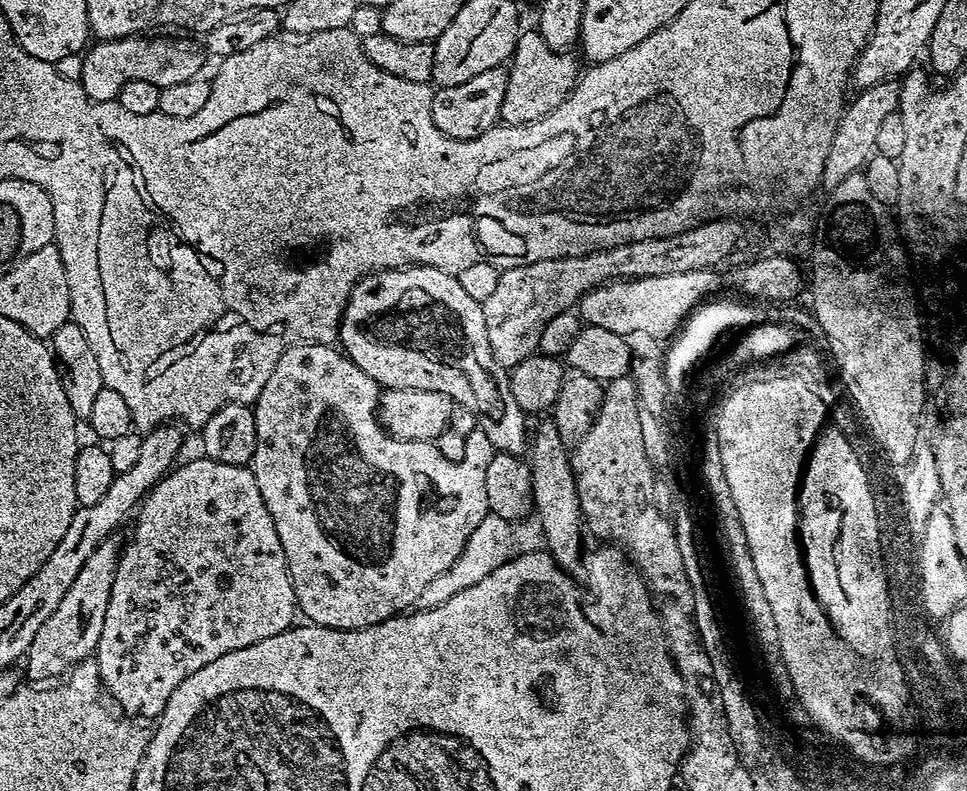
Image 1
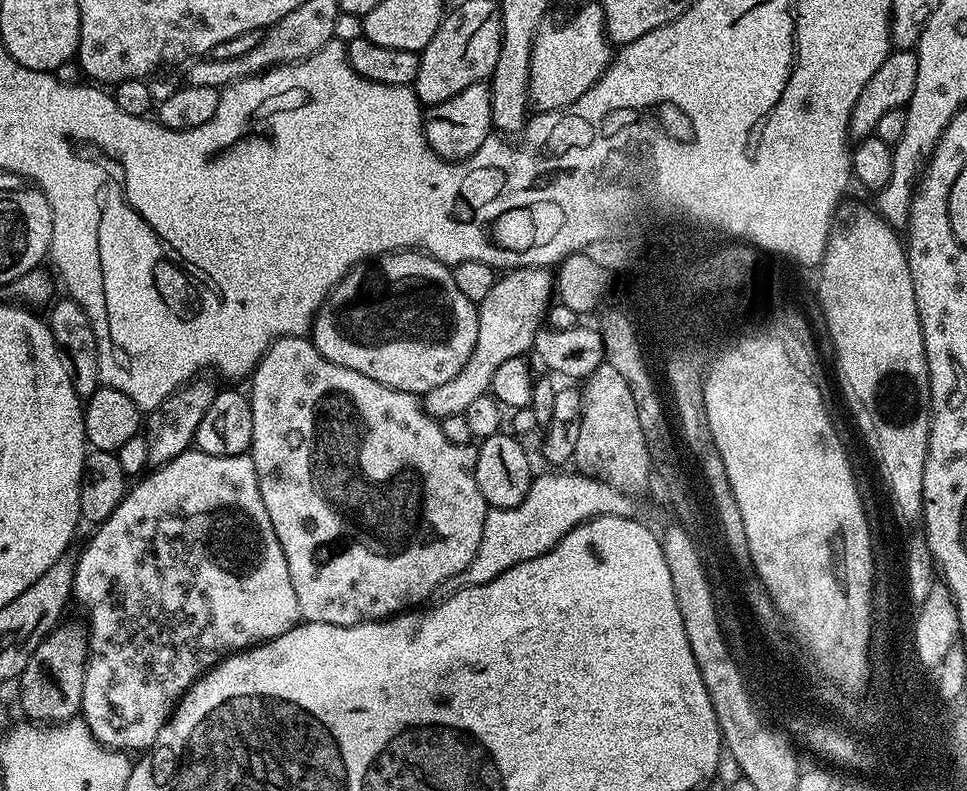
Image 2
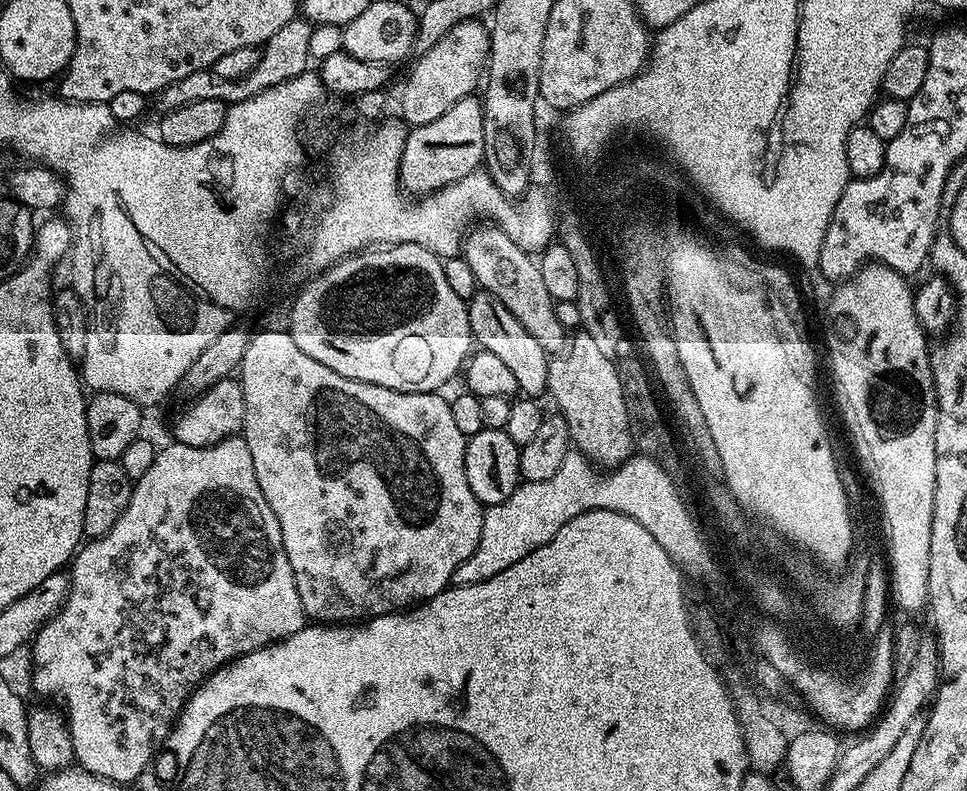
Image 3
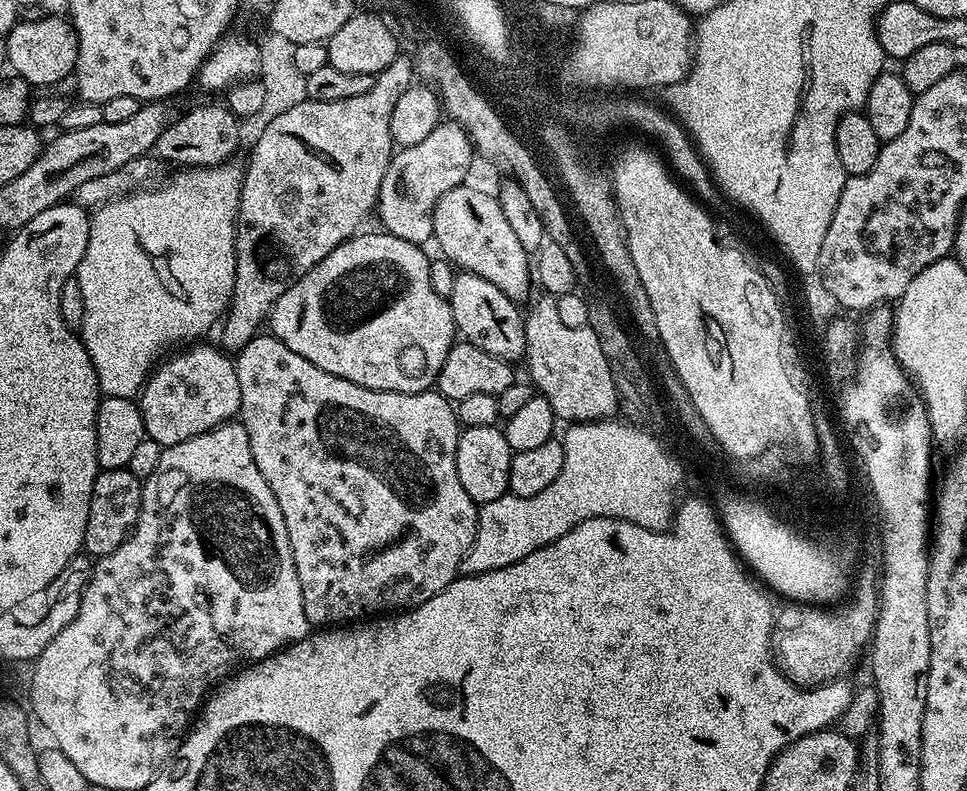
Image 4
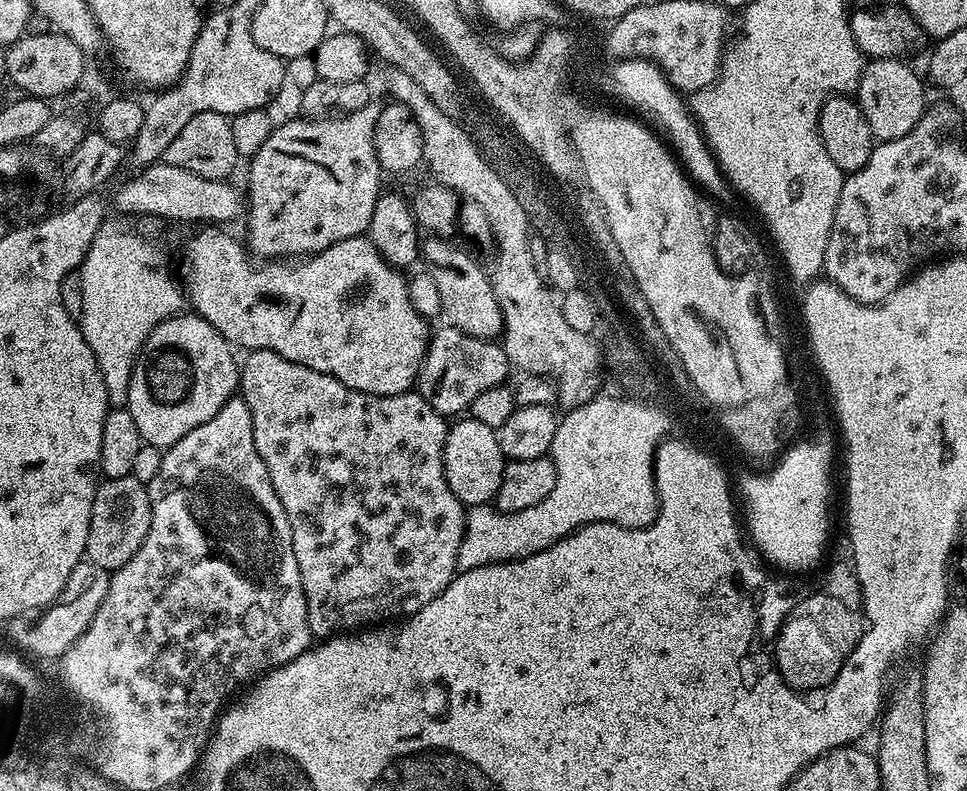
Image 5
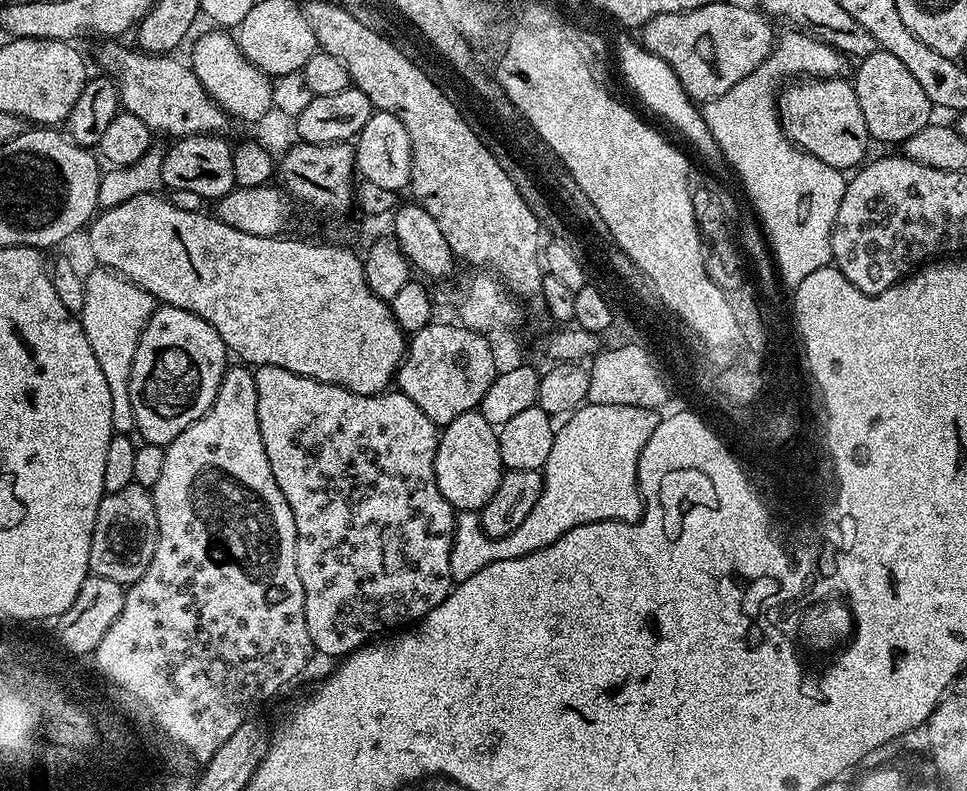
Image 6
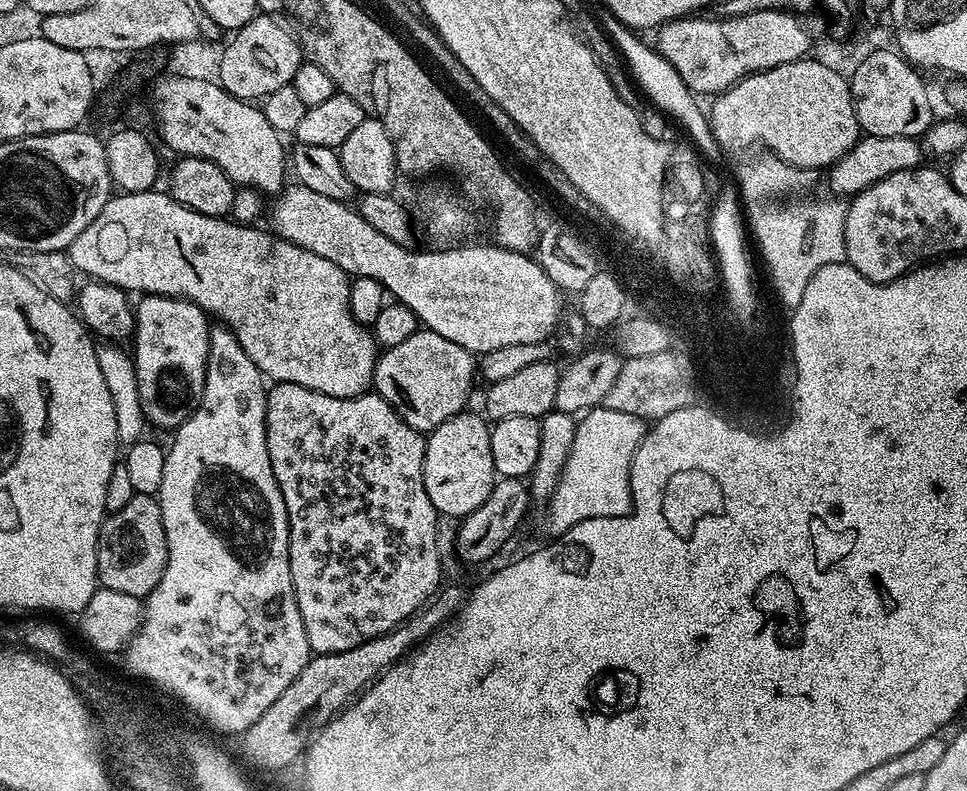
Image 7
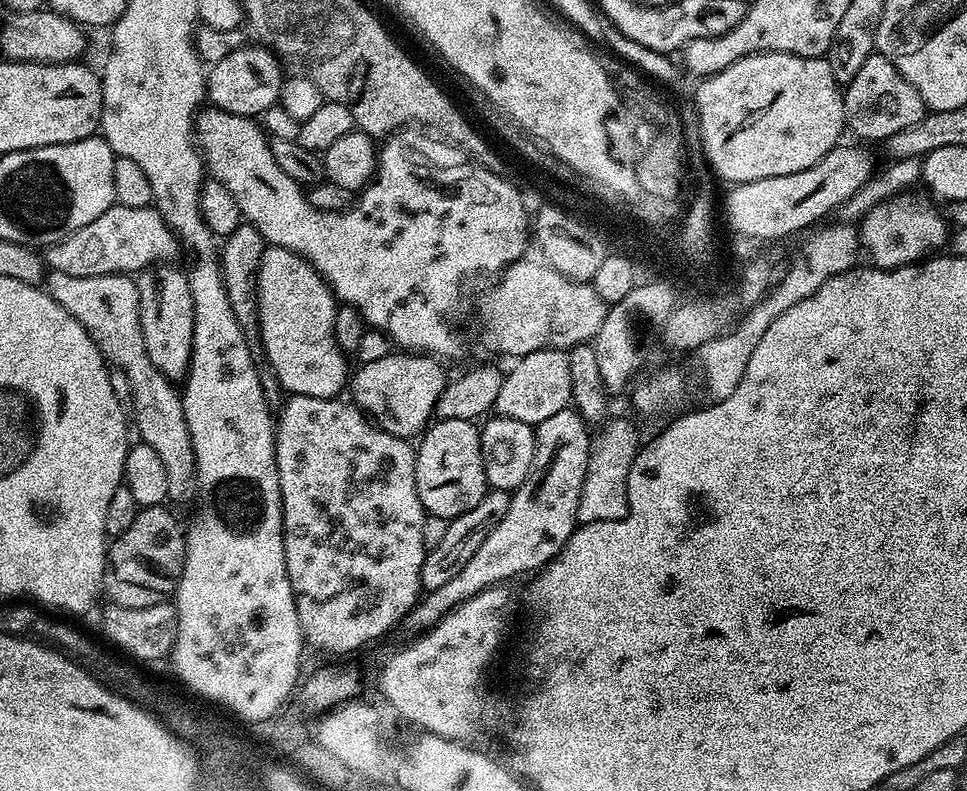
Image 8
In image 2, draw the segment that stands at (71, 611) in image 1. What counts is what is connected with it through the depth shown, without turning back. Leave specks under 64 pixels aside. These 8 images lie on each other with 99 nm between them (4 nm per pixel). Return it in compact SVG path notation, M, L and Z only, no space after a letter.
M61 623L34 650L26 670L18 677L20 708L32 722L63 722L80 712L84 665L88 663L88 637L76 624Z

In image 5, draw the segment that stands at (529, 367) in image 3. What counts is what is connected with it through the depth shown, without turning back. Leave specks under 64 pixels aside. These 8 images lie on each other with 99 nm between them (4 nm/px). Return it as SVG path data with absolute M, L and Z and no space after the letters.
M428 236L421 243L421 255L430 265L430 271L438 285L438 294L442 299L443 319L452 328L460 329L472 337L495 339L503 333L504 319L497 296L489 282L487 271L468 254L450 244L443 237Z

